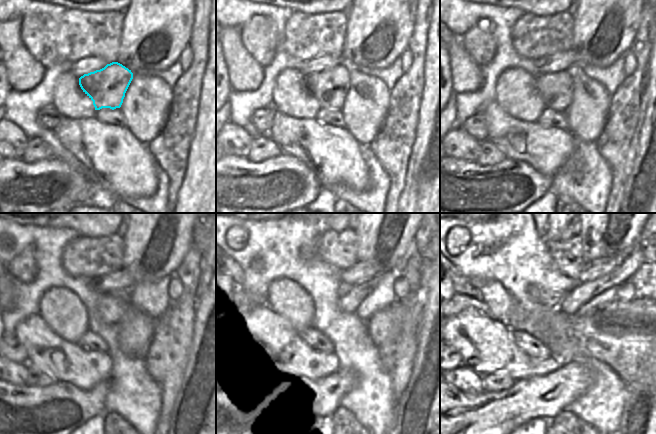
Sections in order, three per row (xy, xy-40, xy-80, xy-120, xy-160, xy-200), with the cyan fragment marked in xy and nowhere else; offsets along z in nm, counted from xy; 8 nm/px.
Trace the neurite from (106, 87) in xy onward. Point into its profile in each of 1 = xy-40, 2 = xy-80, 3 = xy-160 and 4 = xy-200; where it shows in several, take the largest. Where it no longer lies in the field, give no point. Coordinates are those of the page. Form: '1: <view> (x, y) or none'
1: xy-40 (330, 87)
2: xy-80 (555, 88)
3: xy-160 (350, 298)
4: xy-200 (571, 303)

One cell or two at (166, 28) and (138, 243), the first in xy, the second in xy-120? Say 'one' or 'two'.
one

